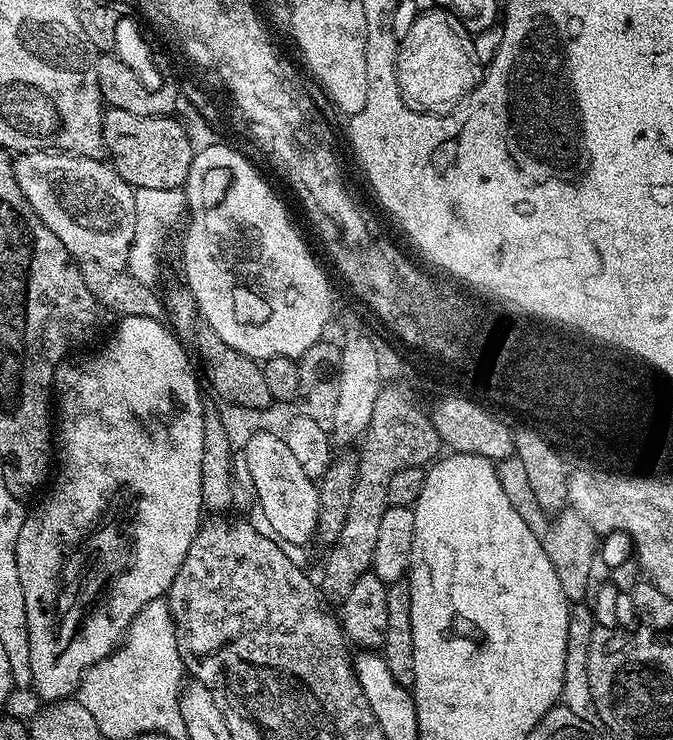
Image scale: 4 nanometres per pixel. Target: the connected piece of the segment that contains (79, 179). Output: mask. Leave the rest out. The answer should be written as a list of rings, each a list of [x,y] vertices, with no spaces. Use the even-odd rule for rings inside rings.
[[[21,152],[13,159],[12,173],[26,202],[30,202],[34,214],[38,214],[38,218],[42,218],[42,222],[51,230],[54,238],[58,238],[58,242],[62,242],[62,246],[66,246],[69,257],[79,258],[81,261],[93,260],[98,262],[98,266],[110,266],[110,270],[125,270],[128,266],[128,255],[136,237],[136,207],[134,206],[136,194],[133,188],[112,169],[111,163],[104,161],[103,164],[102,161],[103,159],[90,156],[71,156],[69,152]]]

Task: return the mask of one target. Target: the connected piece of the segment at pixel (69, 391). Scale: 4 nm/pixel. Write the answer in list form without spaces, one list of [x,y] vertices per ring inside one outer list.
[[[122,316],[115,322],[117,324],[112,337],[97,352],[92,352],[81,360],[66,358],[56,368],[54,392],[58,397],[58,463],[54,468],[54,479],[47,489],[48,497],[33,512],[31,509],[25,515],[22,530],[18,530],[16,561],[18,582],[22,582],[22,598],[26,598],[31,687],[36,688],[44,702],[69,699],[79,689],[84,673],[120,647],[132,619],[147,604],[157,603],[167,593],[168,587],[174,582],[174,574],[178,574],[186,558],[186,550],[190,550],[190,542],[194,542],[206,512],[202,498],[202,442],[206,409],[204,400],[200,397],[196,372],[188,361],[188,352],[180,345],[181,337],[163,319]]]

